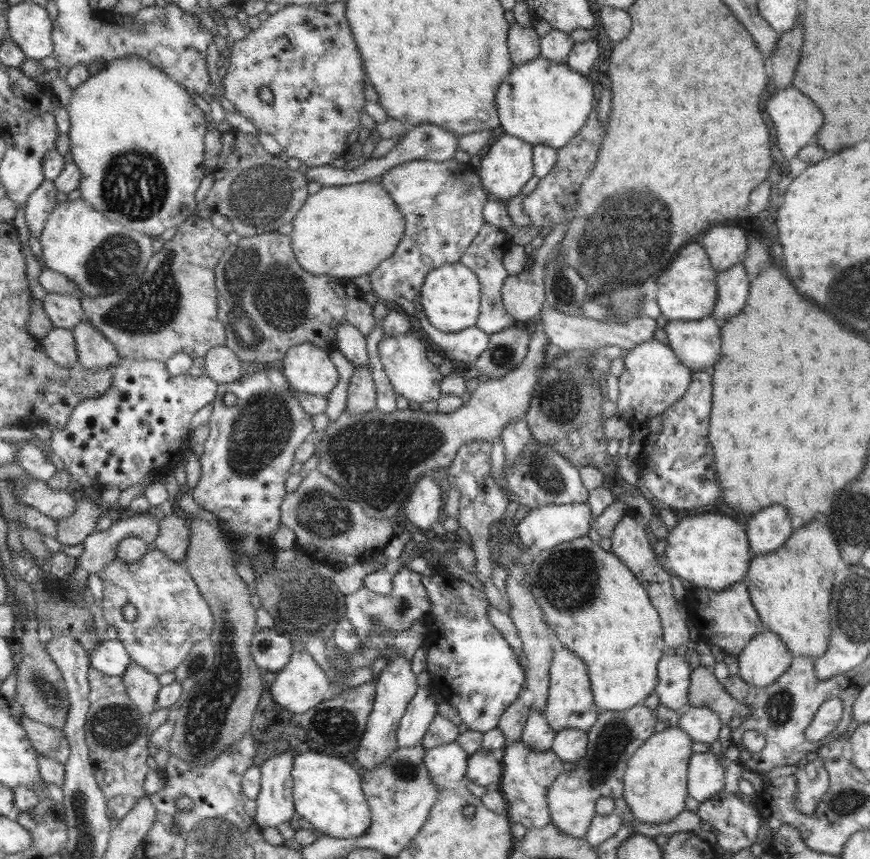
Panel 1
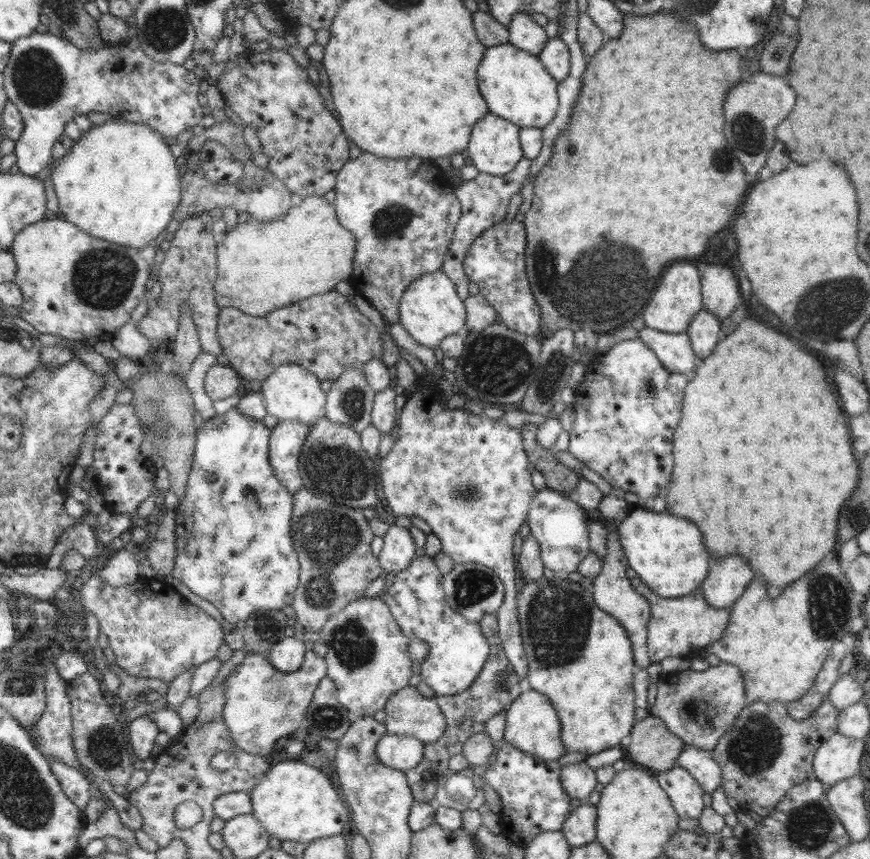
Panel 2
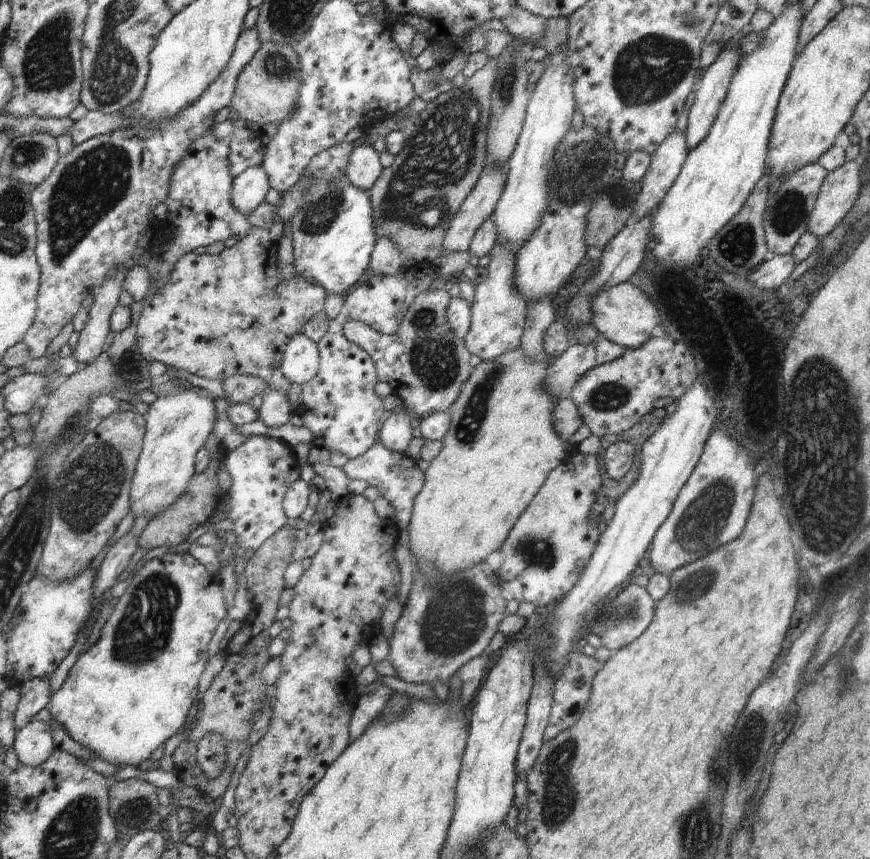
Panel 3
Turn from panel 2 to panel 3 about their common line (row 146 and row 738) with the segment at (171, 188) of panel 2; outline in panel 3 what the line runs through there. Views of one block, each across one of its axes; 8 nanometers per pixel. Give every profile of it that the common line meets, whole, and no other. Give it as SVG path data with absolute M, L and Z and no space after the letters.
M166 553L158 558L154 558L149 562L146 562L140 570L131 570L134 577L132 582L128 584L126 592L120 596L118 604L115 605L112 616L108 618L106 624L100 631L100 638L96 641L96 644L90 646L78 660L68 677L66 682L62 684L62 688L58 692L54 693L54 696L50 699L50 704L47 706L48 710L53 715L51 721L57 721L62 724L62 728L70 734L71 738L74 738L75 742L78 742L80 746L86 746L88 750L92 750L98 758L102 761L109 762L114 766L120 768L134 766L138 767L140 762L151 759L151 755L162 744L172 738L179 731L184 730L185 724L191 720L192 715L195 713L196 695L200 694L199 681L204 672L206 662L209 660L208 645L215 633L215 630L222 620L227 618L227 610L225 606L225 599L223 596L222 585L218 581L218 578L208 573L208 570L196 558L193 558L189 553Z

